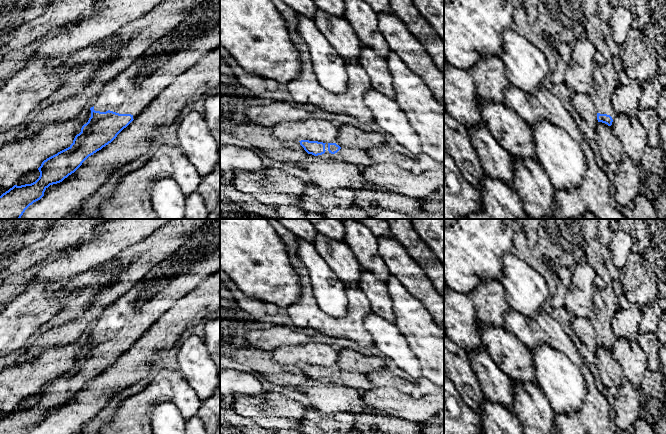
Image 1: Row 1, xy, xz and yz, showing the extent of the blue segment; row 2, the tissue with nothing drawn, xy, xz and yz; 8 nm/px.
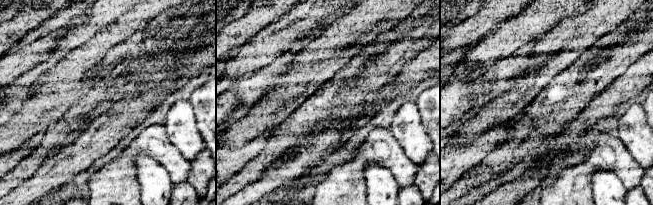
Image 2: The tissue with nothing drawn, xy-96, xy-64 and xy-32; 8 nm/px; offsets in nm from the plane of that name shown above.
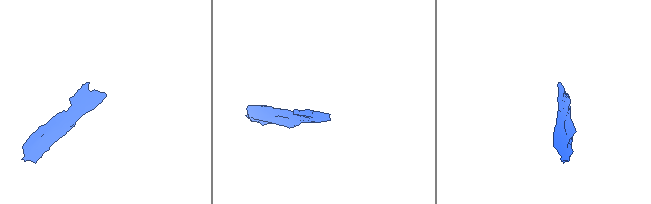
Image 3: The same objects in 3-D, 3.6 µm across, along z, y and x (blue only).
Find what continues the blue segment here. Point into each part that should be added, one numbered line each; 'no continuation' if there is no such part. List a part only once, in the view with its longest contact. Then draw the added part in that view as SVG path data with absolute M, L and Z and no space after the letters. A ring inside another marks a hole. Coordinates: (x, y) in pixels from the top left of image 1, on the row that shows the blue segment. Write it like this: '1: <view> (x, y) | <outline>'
1: xz (353, 155) | M337 140L331 143L336 143L341 147L341 149L335 153L331 154L328 151L328 143L325 144L325 153L318 155L317 157L321 159L332 159L341 162L347 162L356 166L368 166L374 161L371 157L367 155L367 150L357 148L357 147L345 147L341 145Z

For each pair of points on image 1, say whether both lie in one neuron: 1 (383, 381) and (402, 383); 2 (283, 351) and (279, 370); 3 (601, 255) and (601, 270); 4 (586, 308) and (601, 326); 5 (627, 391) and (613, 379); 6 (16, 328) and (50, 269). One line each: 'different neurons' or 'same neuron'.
1: same neuron
2: different neurons
3: same neuron
4: different neurons
5: different neurons
6: different neurons

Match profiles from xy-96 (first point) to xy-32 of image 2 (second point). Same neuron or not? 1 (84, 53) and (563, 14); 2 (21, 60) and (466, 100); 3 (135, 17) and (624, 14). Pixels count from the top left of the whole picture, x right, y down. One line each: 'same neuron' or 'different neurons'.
1: different neurons
2: different neurons
3: same neuron

